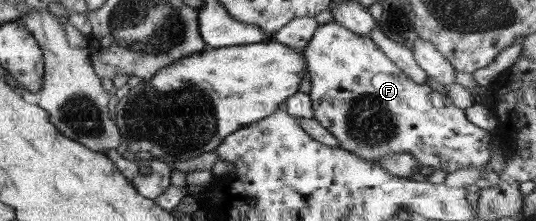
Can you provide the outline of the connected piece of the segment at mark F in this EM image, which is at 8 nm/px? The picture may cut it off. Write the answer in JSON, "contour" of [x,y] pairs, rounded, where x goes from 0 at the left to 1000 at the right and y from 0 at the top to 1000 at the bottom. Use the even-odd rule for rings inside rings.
{"contour":[[[625,95],[616,104],[597,109],[573,195],[569,222],[563,226],[571,267],[571,321],[578,344],[580,439],[586,511],[586,534],[591,538],[625,624],[634,643],[634,665],[660,688],[668,710],[677,710],[681,724],[705,738],[705,724],[724,697],[763,697],[782,729],[782,742],[804,751],[810,769],[830,769],[830,778],[849,778],[862,760],[884,751],[907,751],[912,738],[918,697],[916,620],[920,597],[909,597],[903,584],[890,575],[882,552],[877,552],[868,525],[868,502],[853,489],[843,466],[843,452],[832,425],[812,412],[799,376],[778,380],[767,348],[761,348],[707,213],[694,186],[692,167],[674,163],[670,149],[655,145],[655,131],[644,127],[638,109],[629,109]]]}

